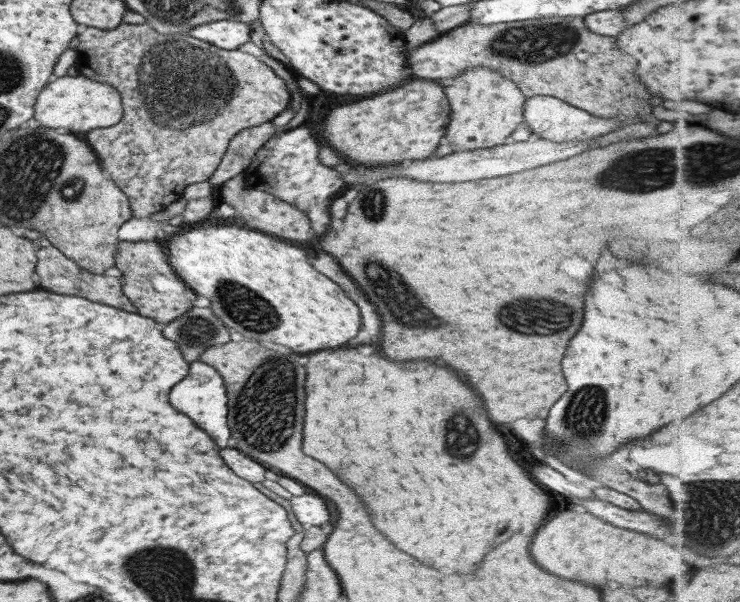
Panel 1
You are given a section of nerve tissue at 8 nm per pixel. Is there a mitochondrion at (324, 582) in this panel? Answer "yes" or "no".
yes

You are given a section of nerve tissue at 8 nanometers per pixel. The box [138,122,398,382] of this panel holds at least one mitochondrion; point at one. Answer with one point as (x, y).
(246, 307)

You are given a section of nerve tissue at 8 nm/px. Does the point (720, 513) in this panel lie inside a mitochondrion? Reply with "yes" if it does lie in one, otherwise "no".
yes

